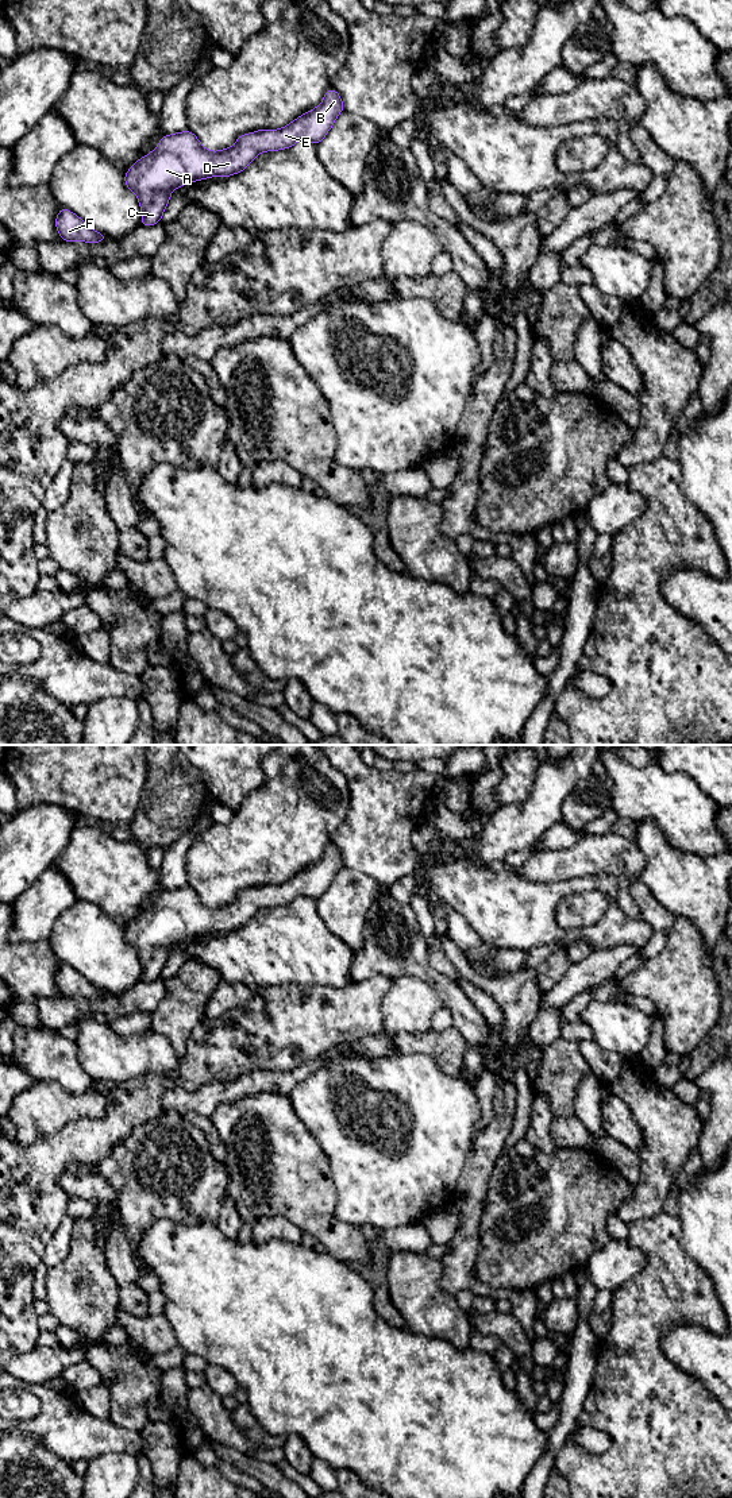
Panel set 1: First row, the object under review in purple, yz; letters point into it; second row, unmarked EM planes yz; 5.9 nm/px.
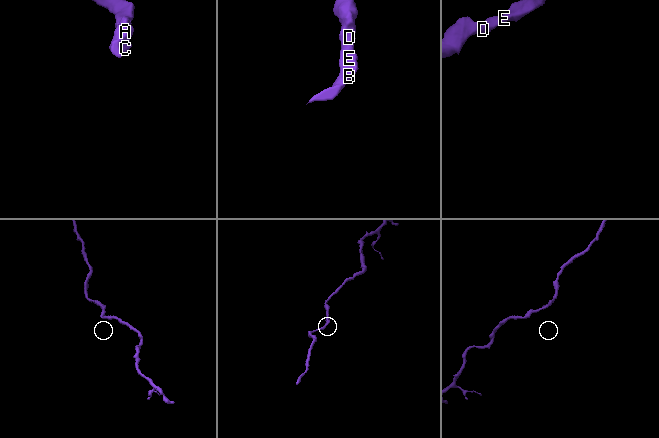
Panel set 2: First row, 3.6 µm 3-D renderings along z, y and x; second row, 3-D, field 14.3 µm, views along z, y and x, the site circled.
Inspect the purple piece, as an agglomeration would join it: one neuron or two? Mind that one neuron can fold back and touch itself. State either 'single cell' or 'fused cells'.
single cell

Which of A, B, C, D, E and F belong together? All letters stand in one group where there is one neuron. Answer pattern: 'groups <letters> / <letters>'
groups A B C D E F

